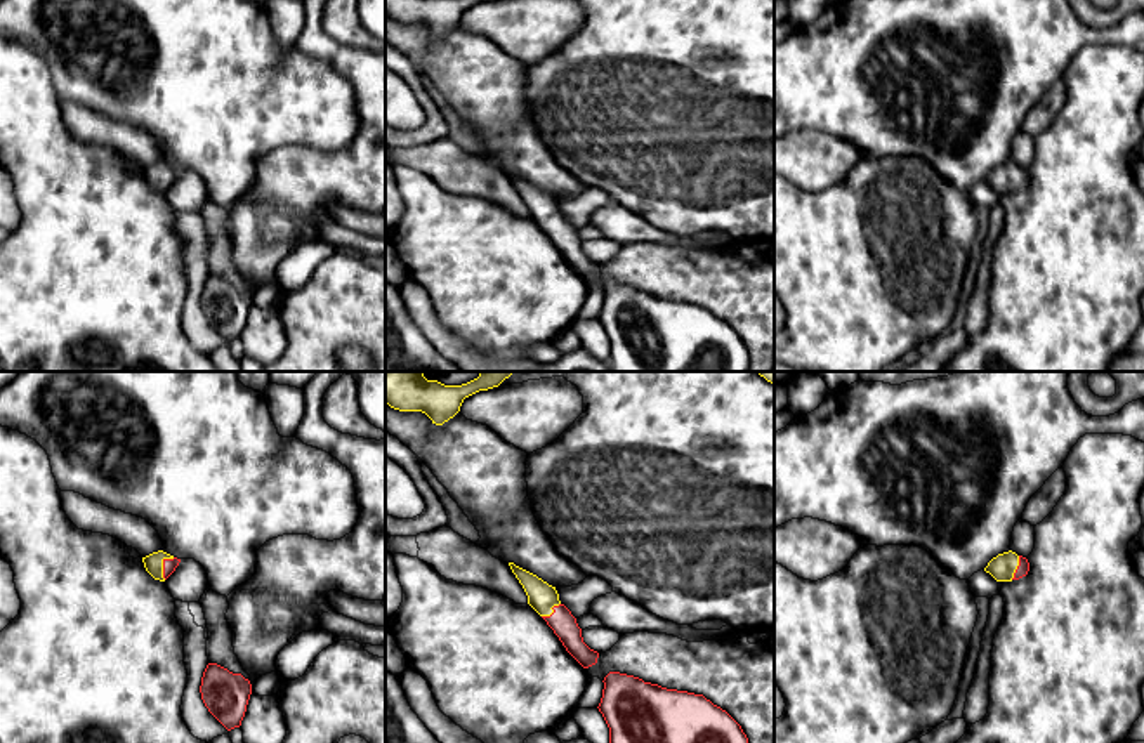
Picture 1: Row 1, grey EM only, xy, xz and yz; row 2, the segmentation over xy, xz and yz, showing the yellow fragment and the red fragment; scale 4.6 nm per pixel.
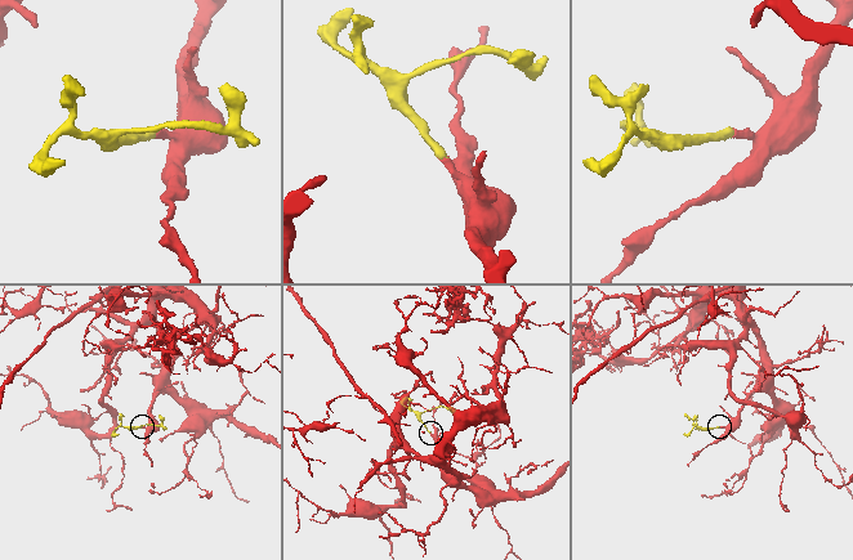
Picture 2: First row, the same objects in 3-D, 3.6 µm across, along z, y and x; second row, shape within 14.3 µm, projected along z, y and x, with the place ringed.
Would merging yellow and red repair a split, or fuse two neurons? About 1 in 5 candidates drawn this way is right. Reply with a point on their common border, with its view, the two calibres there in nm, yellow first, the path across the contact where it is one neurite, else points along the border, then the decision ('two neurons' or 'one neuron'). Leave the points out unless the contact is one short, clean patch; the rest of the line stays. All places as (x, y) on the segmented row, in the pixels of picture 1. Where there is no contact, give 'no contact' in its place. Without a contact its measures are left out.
contact xy (162, 565); calibres 90 and 60 nm; way xy (153, 563), (162, 565), (169, 565); one neuron

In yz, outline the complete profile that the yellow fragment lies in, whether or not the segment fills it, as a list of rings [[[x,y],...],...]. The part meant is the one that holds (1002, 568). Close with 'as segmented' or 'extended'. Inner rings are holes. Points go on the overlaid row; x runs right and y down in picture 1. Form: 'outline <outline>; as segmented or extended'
outline [[[1009,550],[993,557],[984,568],[996,582],[1012,582],[1028,575],[1029,562],[1026,557]]]; extended

